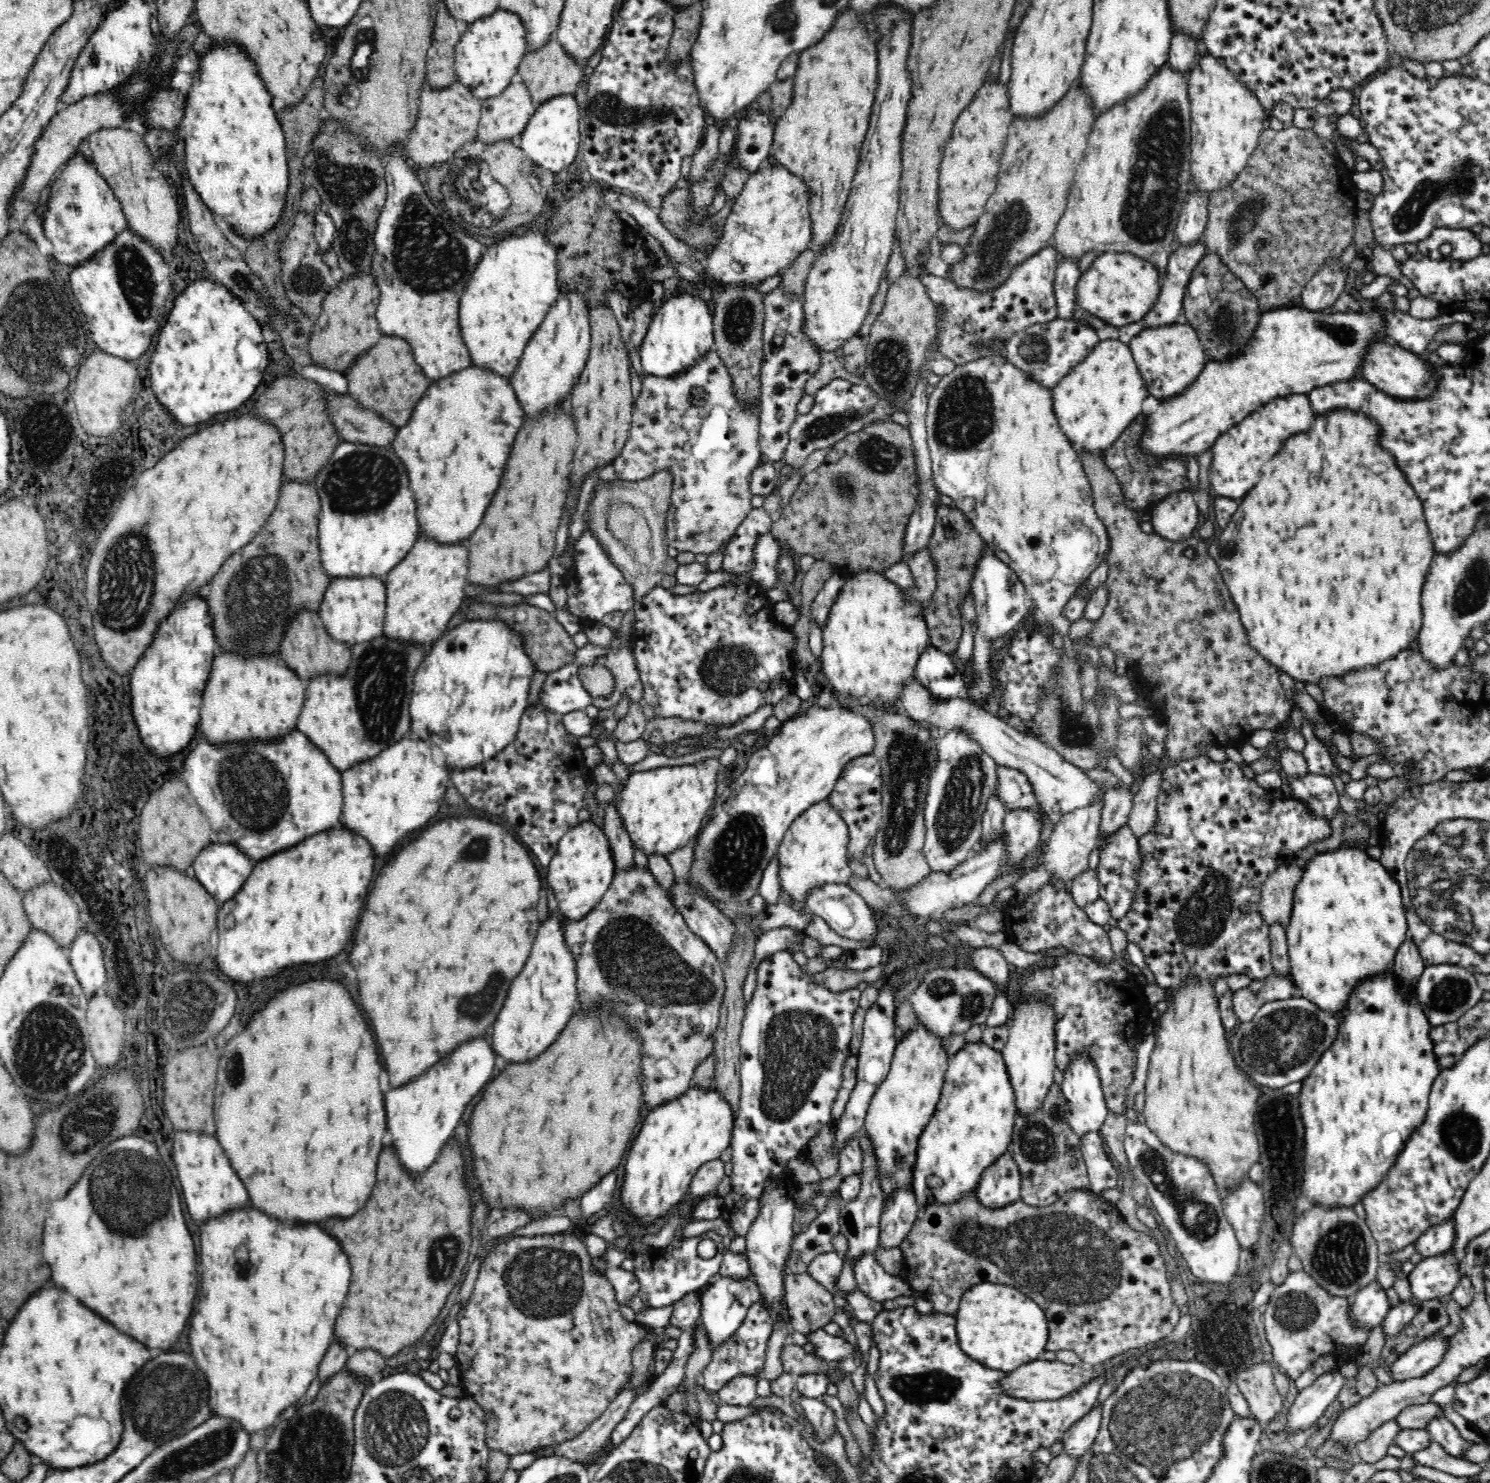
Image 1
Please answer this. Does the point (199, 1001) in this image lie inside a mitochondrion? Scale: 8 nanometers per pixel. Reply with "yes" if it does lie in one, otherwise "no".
yes

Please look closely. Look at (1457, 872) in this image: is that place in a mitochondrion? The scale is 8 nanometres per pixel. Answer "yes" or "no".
yes

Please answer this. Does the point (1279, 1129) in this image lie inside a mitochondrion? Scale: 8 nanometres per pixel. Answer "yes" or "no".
yes

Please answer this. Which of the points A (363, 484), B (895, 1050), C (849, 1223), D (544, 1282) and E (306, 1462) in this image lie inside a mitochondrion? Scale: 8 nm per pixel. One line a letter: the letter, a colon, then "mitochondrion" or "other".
A: mitochondrion
B: other
C: other
D: mitochondrion
E: mitochondrion

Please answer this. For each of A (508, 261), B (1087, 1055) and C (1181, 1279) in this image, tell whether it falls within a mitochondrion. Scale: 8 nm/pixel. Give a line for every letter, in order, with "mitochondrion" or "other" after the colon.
A: other
B: other
C: other

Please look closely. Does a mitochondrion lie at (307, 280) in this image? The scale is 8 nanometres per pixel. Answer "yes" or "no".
yes

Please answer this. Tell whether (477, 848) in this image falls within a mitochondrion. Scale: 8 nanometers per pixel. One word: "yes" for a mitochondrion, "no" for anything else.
yes

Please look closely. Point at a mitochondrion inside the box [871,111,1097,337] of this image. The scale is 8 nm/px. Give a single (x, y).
(993, 250)

